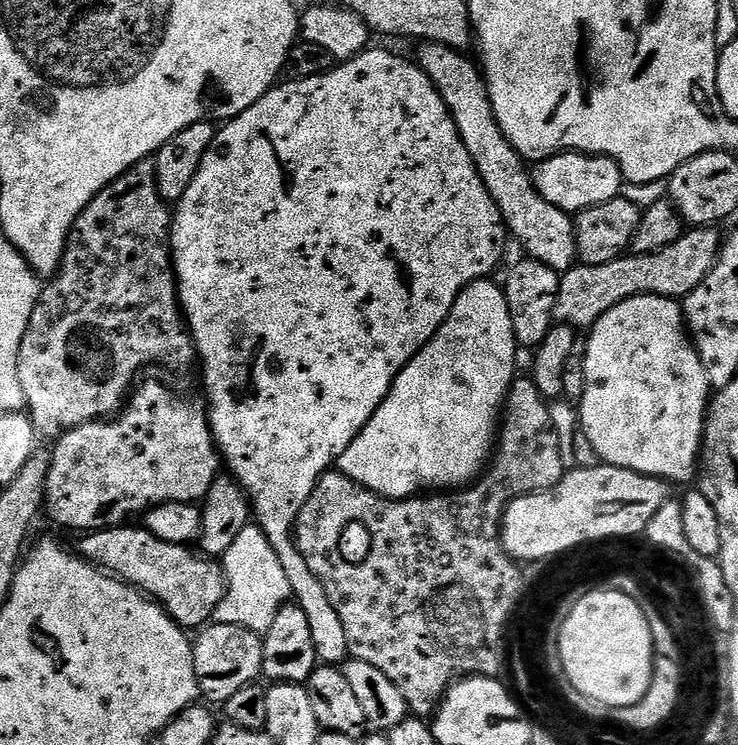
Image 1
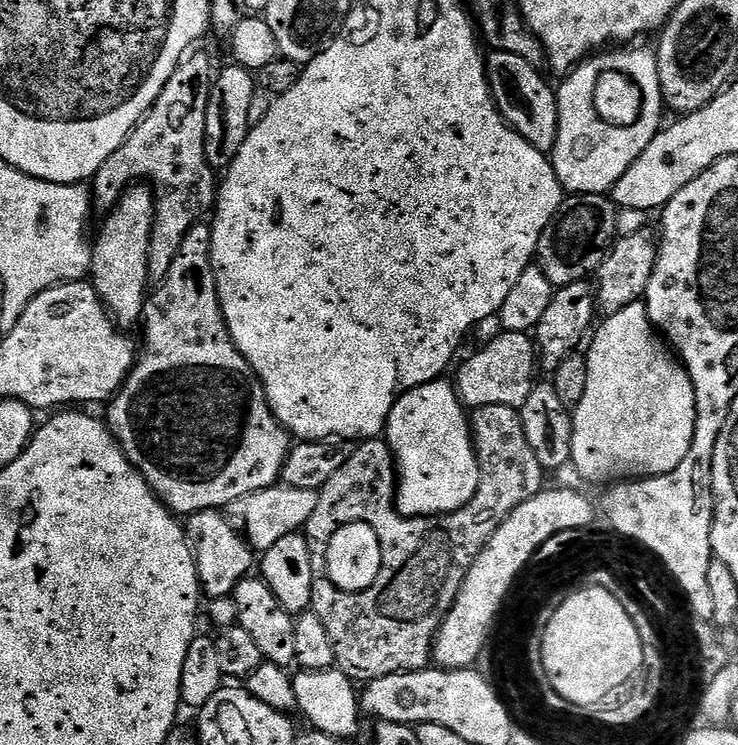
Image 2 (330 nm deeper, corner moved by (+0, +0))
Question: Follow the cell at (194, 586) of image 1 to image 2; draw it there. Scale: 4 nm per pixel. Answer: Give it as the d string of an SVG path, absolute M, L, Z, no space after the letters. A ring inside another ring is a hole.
M211 508L187 517L186 531L188 544L196 559L203 595L212 600L231 597L239 584L249 579L251 572L248 571L254 568L254 550L244 539L239 527L223 511Z

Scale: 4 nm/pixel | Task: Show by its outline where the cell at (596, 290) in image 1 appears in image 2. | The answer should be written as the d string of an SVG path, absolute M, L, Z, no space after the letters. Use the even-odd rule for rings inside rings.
M500 330L497 333L497 336L481 352L474 353L456 372L456 377L454 377L456 393L459 394L465 409L475 410L482 406L510 406L518 410L524 405L530 390L534 387L534 381L537 379L536 372L538 373L538 349L533 337L527 332Z

